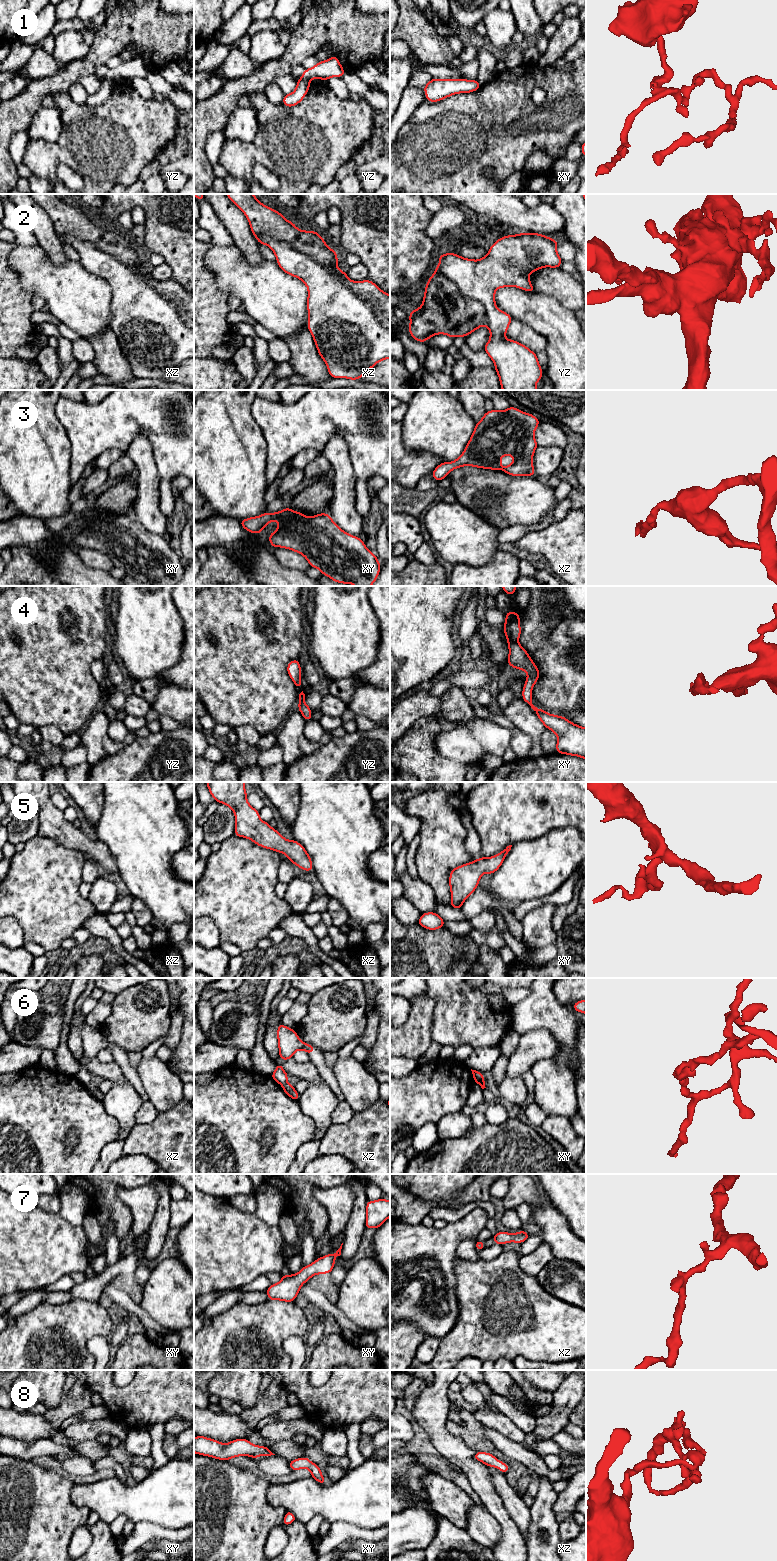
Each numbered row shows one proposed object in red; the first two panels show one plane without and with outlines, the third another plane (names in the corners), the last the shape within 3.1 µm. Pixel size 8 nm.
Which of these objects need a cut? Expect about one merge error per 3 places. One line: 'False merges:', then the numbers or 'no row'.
False merges: 1, 2, 6

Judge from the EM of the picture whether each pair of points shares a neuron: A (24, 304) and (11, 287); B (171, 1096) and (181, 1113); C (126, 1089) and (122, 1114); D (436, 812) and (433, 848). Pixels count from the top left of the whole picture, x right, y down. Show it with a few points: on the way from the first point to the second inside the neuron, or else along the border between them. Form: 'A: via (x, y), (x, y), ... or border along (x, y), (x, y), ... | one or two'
A: via (20, 300), (11, 291) | one
B: border along (183, 1099), (173, 1107), (159, 1112) | two
C: via (123, 1095), (123, 1108) | one
D: via (436, 821), (436, 839) | one

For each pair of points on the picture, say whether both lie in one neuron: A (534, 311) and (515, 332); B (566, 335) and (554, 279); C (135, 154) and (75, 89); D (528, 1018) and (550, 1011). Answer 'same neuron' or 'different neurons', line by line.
A: different neurons
B: different neurons
C: different neurons
D: same neuron

